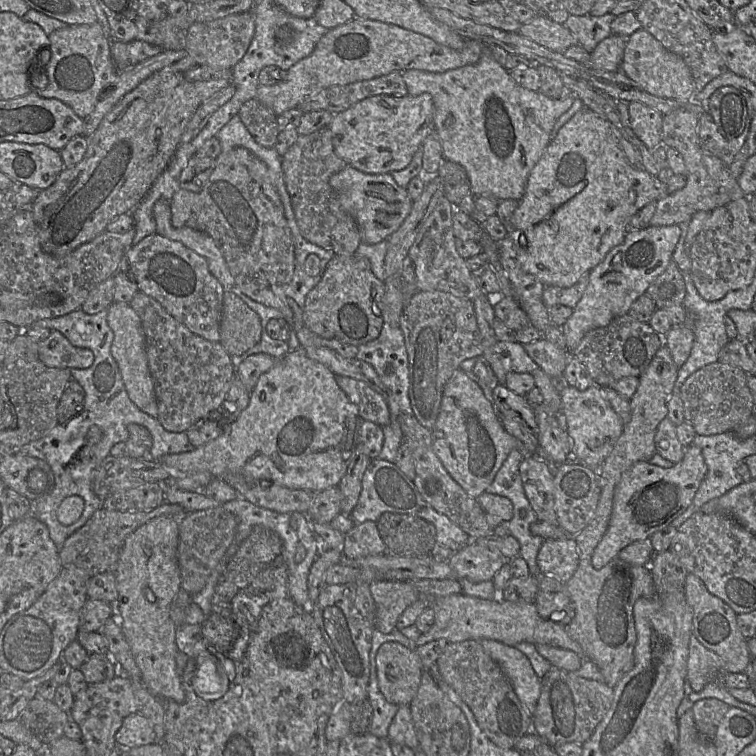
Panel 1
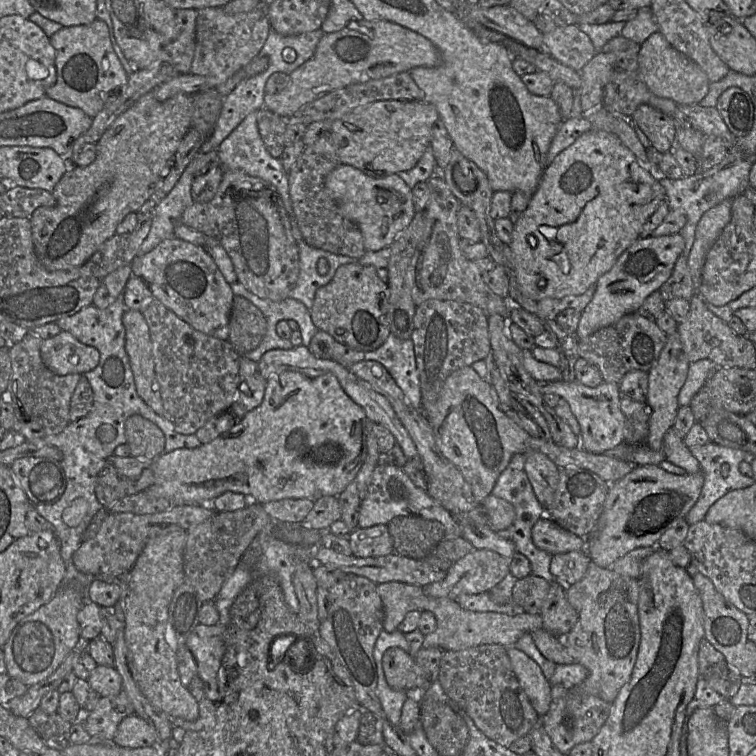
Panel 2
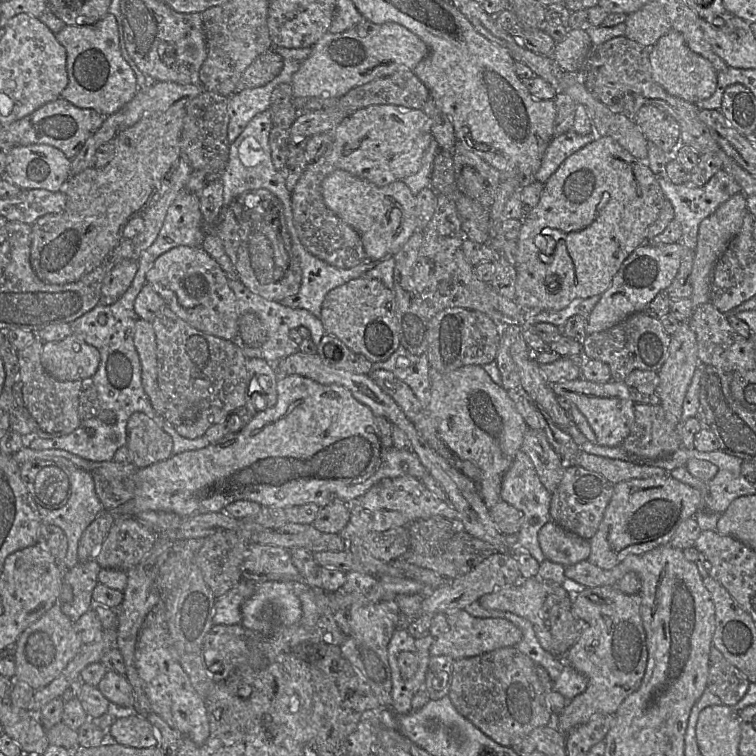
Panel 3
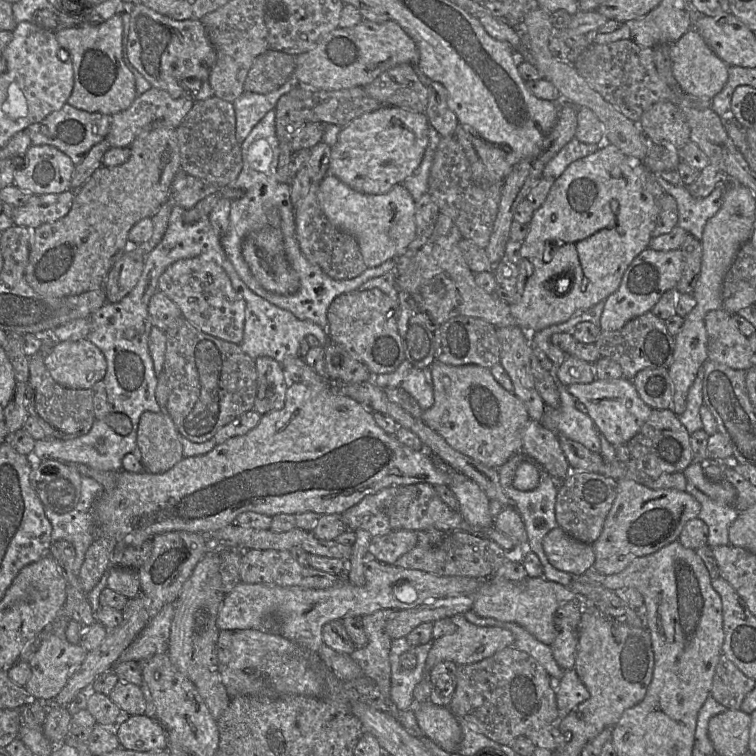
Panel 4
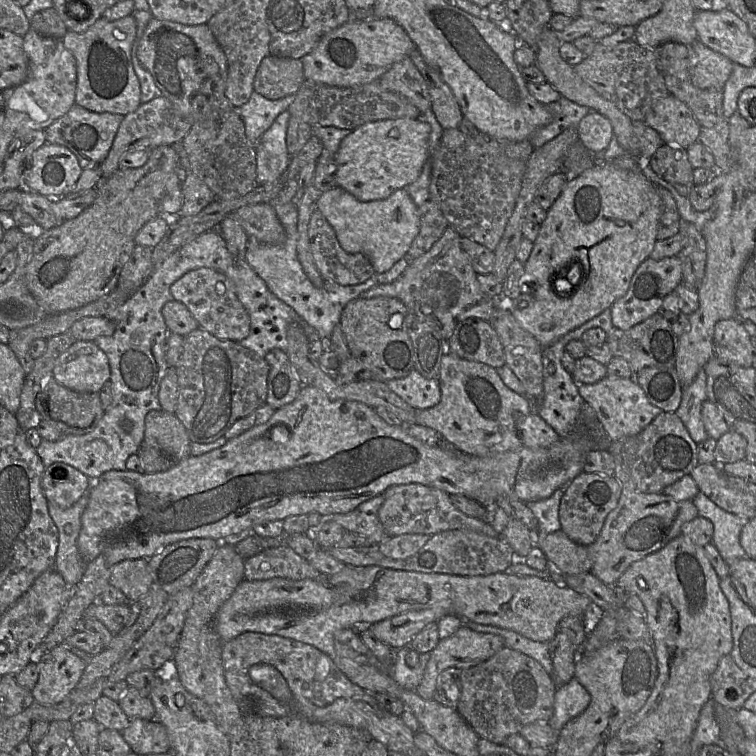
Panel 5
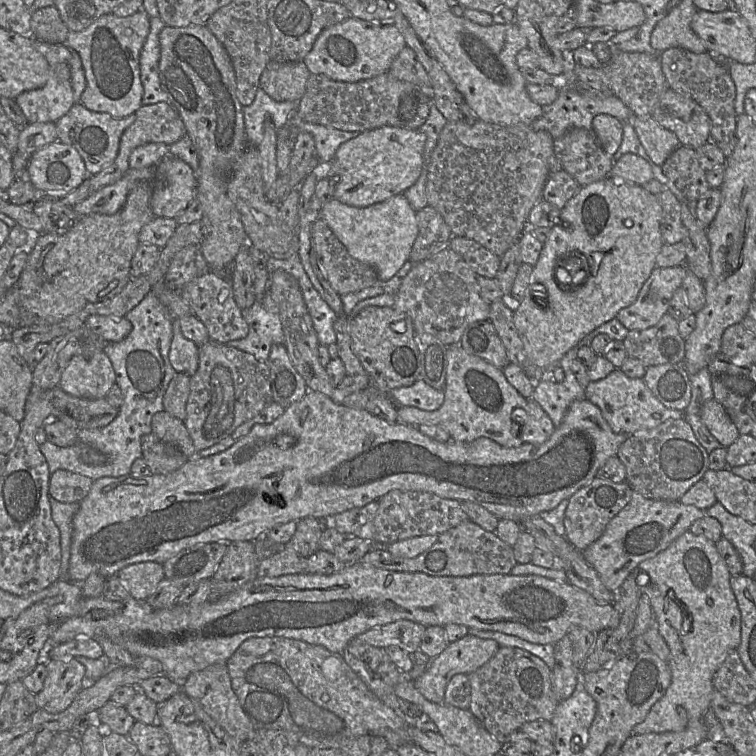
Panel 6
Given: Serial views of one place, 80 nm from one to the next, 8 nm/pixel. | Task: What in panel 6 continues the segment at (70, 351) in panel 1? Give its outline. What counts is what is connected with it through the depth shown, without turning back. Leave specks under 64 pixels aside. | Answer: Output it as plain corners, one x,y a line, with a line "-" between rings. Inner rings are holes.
102,351
93,356
72,357
62,372
59,386
75,397
100,399
106,397
115,381
111,360

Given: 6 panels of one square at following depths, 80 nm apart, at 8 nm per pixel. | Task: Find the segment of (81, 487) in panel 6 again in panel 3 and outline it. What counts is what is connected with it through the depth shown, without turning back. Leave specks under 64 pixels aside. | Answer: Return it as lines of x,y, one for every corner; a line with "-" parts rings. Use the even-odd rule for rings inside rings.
32,460
20,464
21,479
37,505
50,509
63,507
71,494
70,472
51,460

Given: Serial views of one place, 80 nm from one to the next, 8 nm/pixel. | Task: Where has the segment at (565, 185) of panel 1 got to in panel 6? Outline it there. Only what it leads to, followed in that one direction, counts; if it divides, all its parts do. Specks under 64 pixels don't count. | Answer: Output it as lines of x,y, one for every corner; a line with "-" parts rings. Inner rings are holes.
608,177
603,180
591,183
579,188
577,194
573,196
565,206
560,209
560,219
562,223
569,223
570,227
565,228
562,224
557,224
550,228
550,232
546,241
543,243
543,248
540,252
537,263
533,266
532,271
532,286
531,290
527,290
523,299
517,303
517,308
514,311
514,324
517,332
523,342
525,353
529,360
543,370
553,370
555,367
560,366
560,360
568,351
578,346
580,341
592,333
602,324
616,318
617,313
635,302
639,291
641,290
645,281
650,277
651,272
656,267
656,258
664,244
661,236
661,218
662,208
657,198
644,189
643,186
631,184
627,182
619,182
-
574,254
581,254
584,257
583,271
585,272
585,280
573,288
566,288
561,286
556,280
556,271
560,275
561,264
566,260
569,261

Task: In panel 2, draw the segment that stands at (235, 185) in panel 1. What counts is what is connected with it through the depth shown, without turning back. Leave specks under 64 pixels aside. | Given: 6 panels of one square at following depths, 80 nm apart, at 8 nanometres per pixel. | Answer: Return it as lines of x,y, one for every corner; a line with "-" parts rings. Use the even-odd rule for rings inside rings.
226,170
214,198
206,203
194,201
180,219
181,224
213,237
232,261
237,281
262,299
279,302
289,297
299,276
298,247
282,200
270,183
241,171

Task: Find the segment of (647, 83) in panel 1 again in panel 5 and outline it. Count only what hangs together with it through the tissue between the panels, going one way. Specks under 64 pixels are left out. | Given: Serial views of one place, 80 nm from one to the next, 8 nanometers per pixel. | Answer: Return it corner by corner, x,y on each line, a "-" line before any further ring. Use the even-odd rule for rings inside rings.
699,40
690,46
690,77
700,89
723,90
734,63

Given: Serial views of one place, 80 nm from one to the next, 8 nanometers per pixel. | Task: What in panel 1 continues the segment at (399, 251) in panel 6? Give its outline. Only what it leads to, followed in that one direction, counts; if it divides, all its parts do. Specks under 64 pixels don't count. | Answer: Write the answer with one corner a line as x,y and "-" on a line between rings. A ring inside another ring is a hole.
347,165
330,177
329,184
342,208
354,218
361,240
368,244
387,240
411,211
412,200
406,188
399,186
390,173
370,174

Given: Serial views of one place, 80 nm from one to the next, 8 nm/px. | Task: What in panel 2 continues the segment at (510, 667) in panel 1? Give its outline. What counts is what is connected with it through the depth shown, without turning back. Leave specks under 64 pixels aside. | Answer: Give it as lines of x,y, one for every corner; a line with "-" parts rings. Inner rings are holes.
510,646
507,654
522,690
540,717
544,716
552,701
552,684
540,666
521,650

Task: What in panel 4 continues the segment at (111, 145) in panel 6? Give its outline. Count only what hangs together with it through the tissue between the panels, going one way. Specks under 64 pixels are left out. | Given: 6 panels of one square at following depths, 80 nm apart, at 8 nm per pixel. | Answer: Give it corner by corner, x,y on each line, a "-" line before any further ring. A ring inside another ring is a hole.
66,103
61,109
47,115
41,122
30,125
26,130
32,145
51,145
66,155
77,165
87,152
104,140
111,127
111,116
99,112
87,112

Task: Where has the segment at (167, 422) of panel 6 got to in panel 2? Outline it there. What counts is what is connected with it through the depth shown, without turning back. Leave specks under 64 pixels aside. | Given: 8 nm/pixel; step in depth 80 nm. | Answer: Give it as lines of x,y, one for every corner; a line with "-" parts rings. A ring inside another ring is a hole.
134,414
126,420
125,429
130,456
142,461
154,461
164,453
165,435
150,420

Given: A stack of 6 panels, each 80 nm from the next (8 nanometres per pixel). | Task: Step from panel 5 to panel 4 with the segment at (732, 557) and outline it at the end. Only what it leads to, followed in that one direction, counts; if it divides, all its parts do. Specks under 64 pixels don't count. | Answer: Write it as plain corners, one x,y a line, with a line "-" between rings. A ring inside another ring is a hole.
692,482
687,483
686,491
701,504
697,518
704,521
709,528
707,545
710,547
729,545
729,528
737,518
739,511
730,505
713,500

